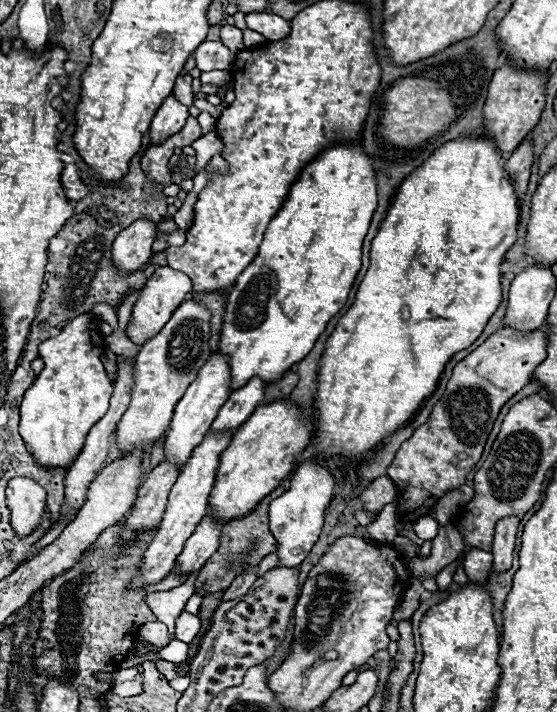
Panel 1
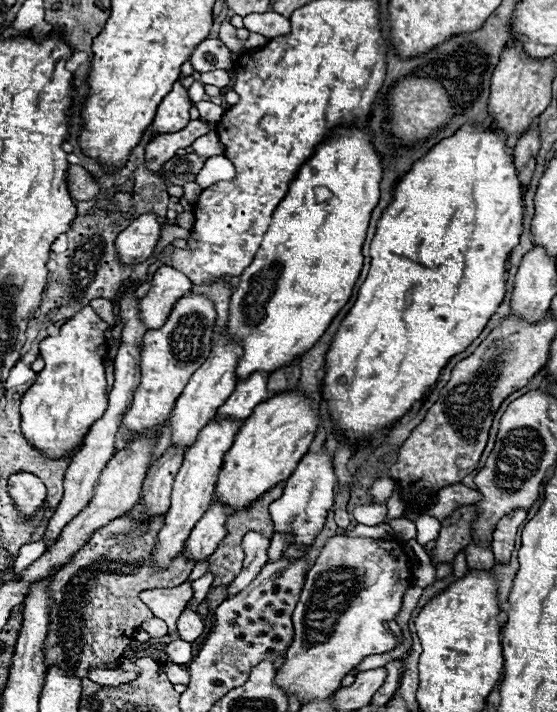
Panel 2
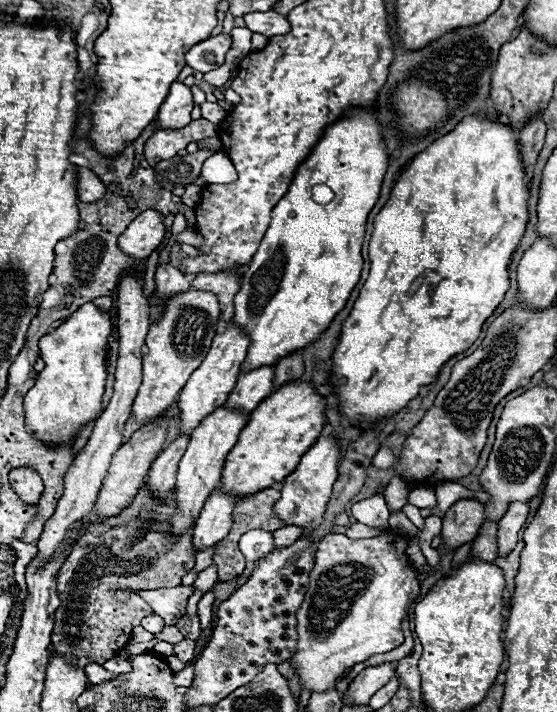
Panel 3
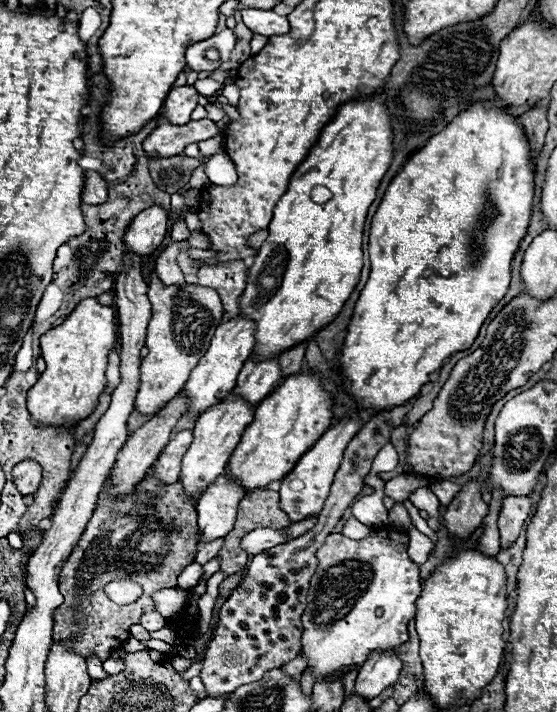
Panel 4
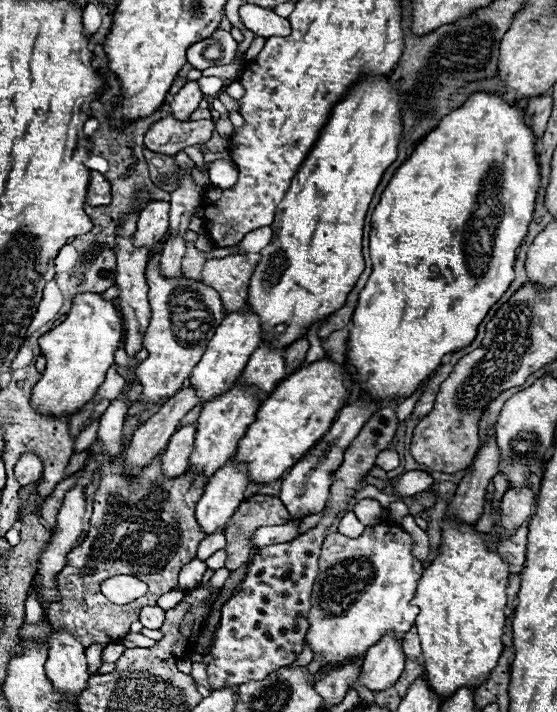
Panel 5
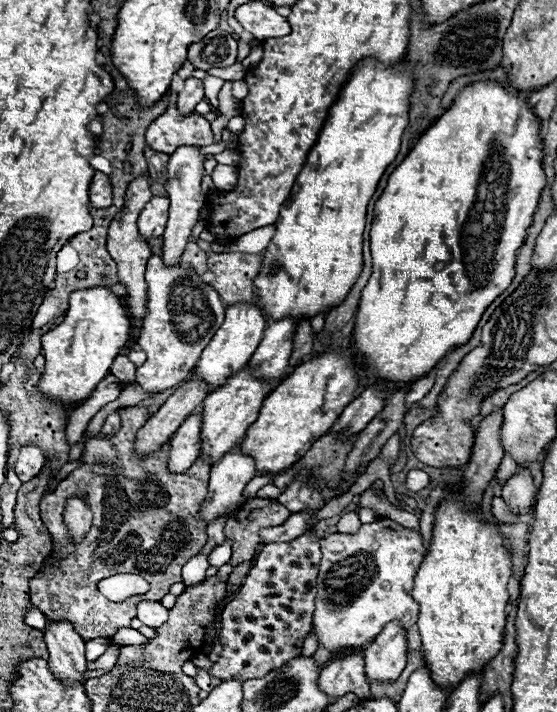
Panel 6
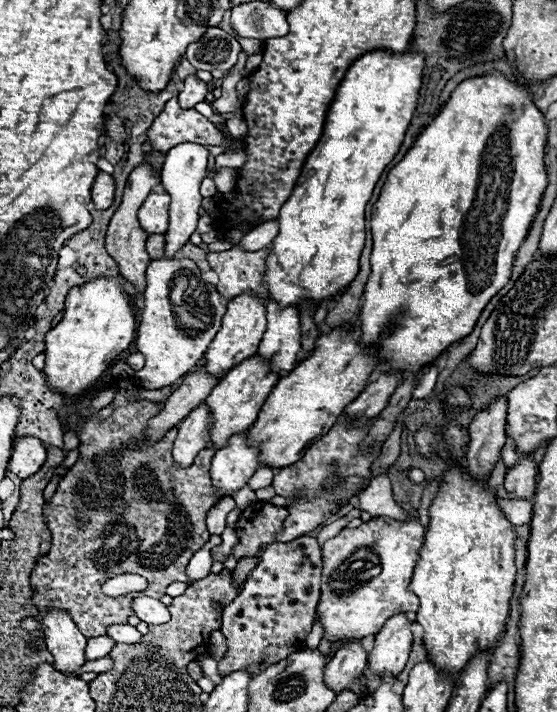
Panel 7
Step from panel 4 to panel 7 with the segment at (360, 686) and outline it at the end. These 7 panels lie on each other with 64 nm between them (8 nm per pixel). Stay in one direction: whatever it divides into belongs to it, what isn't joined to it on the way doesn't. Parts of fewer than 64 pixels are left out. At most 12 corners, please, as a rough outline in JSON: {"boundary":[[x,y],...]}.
{"boundary":[[406,614],[386,620],[368,652],[376,674],[400,674],[412,650]]}

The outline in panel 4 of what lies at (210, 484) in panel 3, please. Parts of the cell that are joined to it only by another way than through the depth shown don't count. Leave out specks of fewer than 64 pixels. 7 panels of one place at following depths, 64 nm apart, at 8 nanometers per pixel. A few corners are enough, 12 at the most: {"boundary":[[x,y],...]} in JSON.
{"boundary":[[234,394],[200,414],[180,482],[194,500],[254,420]]}

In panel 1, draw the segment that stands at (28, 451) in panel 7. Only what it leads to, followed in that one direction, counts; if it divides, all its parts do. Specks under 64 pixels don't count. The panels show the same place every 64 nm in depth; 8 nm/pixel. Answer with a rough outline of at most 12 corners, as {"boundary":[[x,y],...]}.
{"boundary":[[16,476],[6,488],[12,526],[30,534],[46,508],[46,490]]}

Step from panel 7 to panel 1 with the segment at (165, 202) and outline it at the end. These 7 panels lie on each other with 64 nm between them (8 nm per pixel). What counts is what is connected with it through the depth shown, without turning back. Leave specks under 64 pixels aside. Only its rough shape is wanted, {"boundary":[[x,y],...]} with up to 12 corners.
{"boundary":[[140,218],[112,246],[120,272],[142,268],[152,256],[156,224]]}

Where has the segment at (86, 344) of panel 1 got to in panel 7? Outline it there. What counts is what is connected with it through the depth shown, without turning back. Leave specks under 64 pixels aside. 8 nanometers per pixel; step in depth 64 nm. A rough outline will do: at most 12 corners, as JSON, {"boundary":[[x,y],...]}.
{"boundary":[[122,276],[66,296],[46,334],[48,384],[84,394],[132,344]]}

